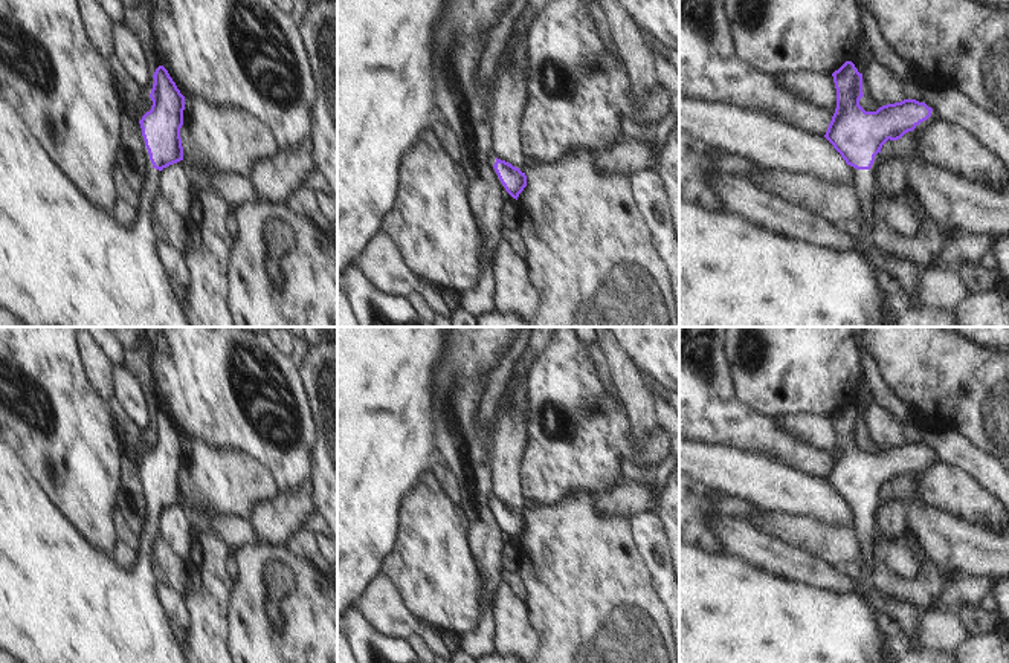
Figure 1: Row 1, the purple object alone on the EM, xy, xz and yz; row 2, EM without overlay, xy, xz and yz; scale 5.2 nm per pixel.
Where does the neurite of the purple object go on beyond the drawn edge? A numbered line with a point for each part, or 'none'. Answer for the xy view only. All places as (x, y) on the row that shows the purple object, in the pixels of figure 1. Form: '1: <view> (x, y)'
1: xy (153, 185)

